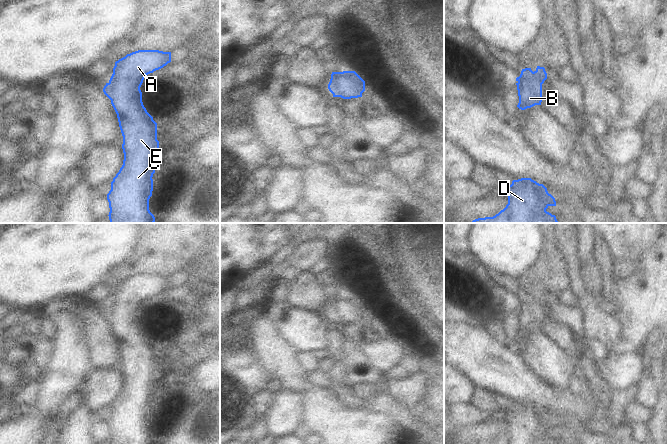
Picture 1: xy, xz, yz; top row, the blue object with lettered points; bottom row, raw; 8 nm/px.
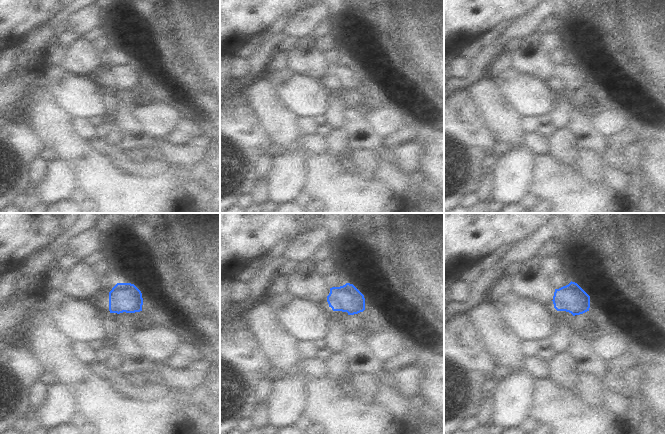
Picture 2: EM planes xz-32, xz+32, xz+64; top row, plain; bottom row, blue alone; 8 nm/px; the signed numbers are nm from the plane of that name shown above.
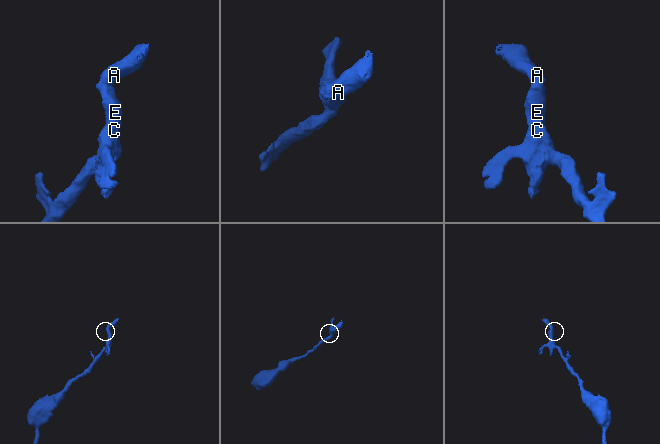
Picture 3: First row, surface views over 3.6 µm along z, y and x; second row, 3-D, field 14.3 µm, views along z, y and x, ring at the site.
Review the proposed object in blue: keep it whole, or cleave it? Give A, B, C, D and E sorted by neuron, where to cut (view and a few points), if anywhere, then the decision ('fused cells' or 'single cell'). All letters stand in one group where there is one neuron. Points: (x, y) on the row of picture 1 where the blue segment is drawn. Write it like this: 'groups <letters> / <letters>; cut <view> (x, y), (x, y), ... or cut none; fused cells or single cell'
groups A B C D E; cut none; single cell

